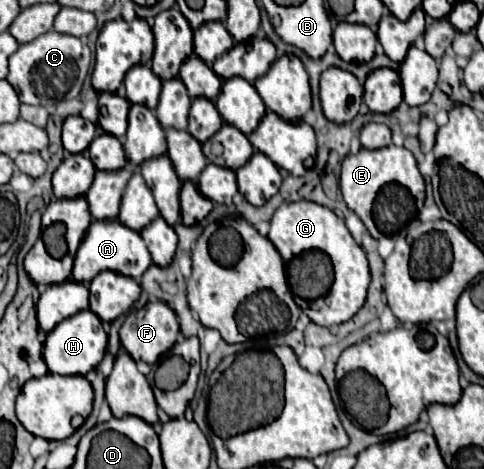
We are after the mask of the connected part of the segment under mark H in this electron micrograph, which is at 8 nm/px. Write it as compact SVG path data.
M83 310L83 312L77 312L75 316L59 322L49 332L49 336L43 344L43 358L49 366L49 372L53 372L53 374L85 376L89 370L99 366L99 362L103 360L105 348L107 348L107 332L103 328L101 318L91 310Z

